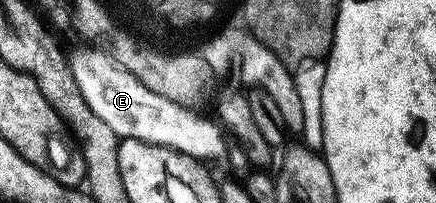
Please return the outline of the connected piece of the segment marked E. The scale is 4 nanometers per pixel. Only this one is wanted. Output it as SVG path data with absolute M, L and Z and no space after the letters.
M78 45L73 52L69 52L67 61L89 108L103 118L120 139L143 140L203 161L212 161L216 153L220 153L220 147L228 147L223 128L216 121L215 124L202 119L191 108L176 105L174 101L153 93L119 66L109 52L102 59L86 59L86 45Z

